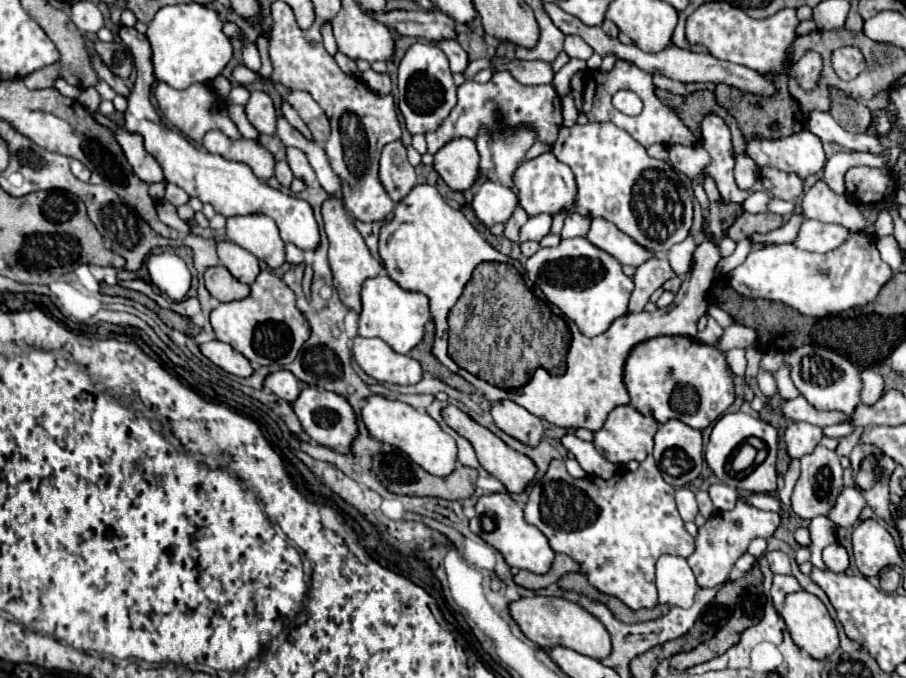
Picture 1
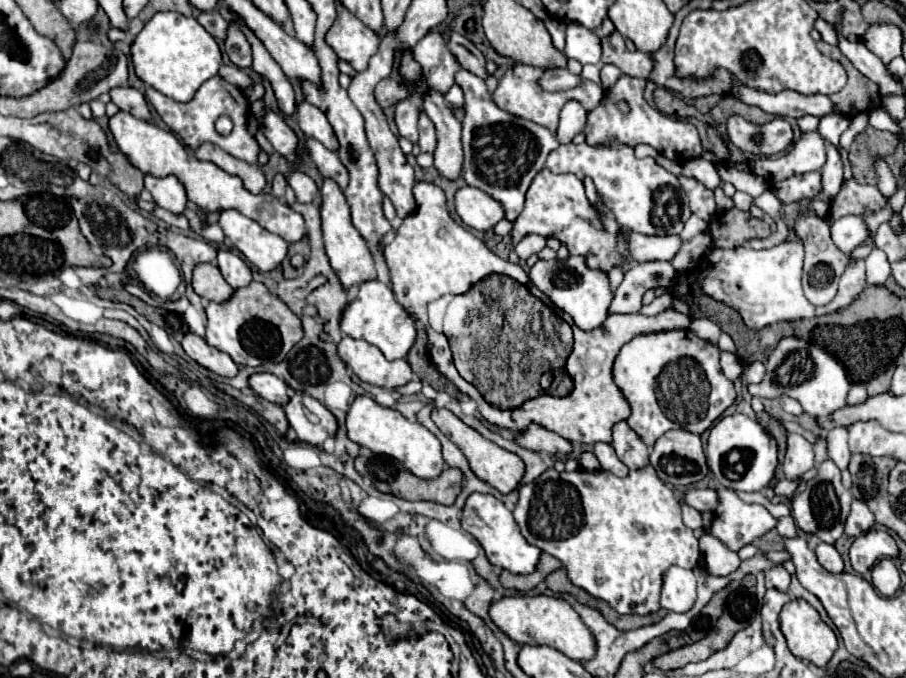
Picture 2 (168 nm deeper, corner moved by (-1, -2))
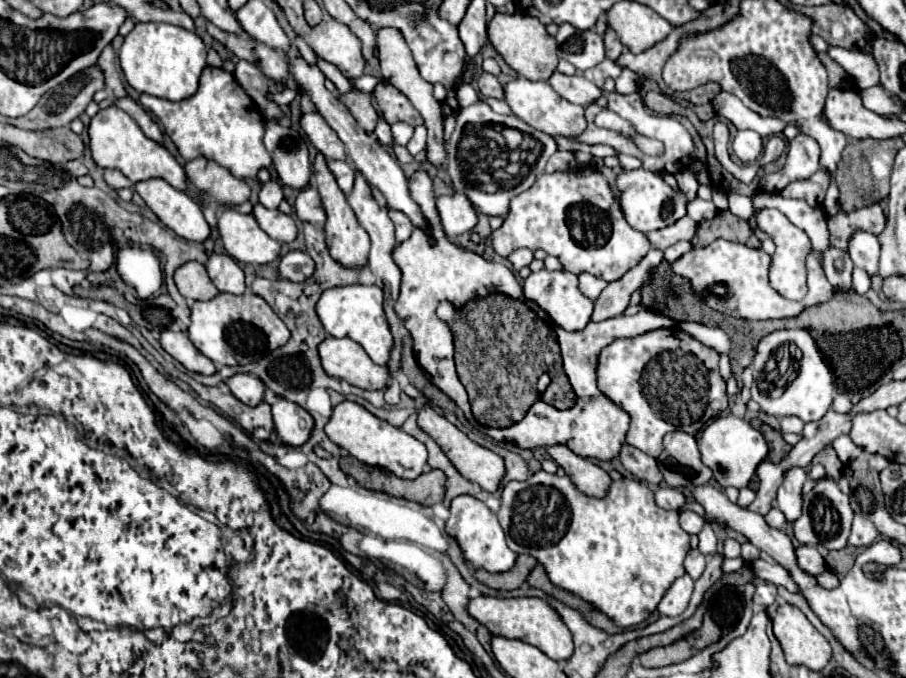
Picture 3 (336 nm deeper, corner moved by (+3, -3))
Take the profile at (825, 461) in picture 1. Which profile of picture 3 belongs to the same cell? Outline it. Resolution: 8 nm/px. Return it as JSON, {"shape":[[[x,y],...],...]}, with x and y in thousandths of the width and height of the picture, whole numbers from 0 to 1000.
{"shape":[[[908,706],[900,715],[895,727],[886,733],[886,760],[875,771],[875,783],[882,801],[886,804],[908,804],[911,810],[926,813],[935,804],[939,768],[942,768],[942,751],[937,745],[937,733],[926,724],[922,709]]]}

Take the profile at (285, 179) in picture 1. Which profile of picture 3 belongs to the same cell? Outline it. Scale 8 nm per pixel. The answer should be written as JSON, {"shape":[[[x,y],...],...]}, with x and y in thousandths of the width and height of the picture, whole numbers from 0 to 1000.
{"shape":[[[299,264],[295,270],[290,270],[288,276],[288,285],[286,285],[286,299],[295,308],[306,308],[308,299],[312,294],[312,282],[310,282],[310,273],[306,264]]]}

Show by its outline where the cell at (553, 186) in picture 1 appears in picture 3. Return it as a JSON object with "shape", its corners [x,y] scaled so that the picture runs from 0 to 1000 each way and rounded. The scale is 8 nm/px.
{"shape":[[[639,249],[615,252],[608,258],[599,255],[588,270],[588,276],[584,276],[582,282],[564,294],[562,314],[555,332],[542,344],[542,355],[544,355],[544,370],[553,379],[562,379],[568,367],[575,367],[575,364],[582,364],[586,370],[599,367],[604,376],[615,379],[626,400],[632,400],[637,406],[648,400],[657,409],[668,412],[670,417],[685,412],[694,397],[703,394],[703,388],[708,388],[708,382],[714,376],[719,364],[714,347],[708,341],[701,341],[692,329],[685,311],[683,294],[677,288],[674,270],[663,258],[661,249],[655,249],[648,258],[643,258]]]}

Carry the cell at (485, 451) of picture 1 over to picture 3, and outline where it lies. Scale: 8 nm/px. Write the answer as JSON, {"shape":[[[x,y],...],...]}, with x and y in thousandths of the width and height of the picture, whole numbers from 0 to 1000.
{"shape":[[[467,597],[467,600],[460,606],[460,627],[491,665],[491,671],[496,674],[496,680],[502,686],[502,692],[504,692],[513,706],[518,706],[518,709],[522,709],[522,712],[529,712],[531,721],[542,724],[542,727],[551,721],[551,712],[553,712],[553,706],[555,706],[555,701],[557,701],[557,683],[555,683],[555,677],[553,677],[549,668],[544,668],[544,665],[540,665],[540,662],[522,653],[513,639],[509,639],[509,636],[507,636],[500,624],[496,624],[489,612],[480,609],[474,597]]]}

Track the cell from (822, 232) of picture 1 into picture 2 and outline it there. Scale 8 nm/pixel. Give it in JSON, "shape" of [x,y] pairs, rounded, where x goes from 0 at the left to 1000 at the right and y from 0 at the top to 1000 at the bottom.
{"shape":[[[930,319],[922,327],[917,327],[917,351],[919,360],[930,372],[942,372],[948,360],[953,360],[957,348],[957,336],[953,330],[950,319]]]}

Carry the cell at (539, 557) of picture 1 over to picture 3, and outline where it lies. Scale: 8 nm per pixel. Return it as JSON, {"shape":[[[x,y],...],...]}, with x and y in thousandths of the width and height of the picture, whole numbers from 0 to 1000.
{"shape":[[[507,730],[504,736],[498,739],[496,748],[496,765],[491,771],[491,783],[496,792],[500,792],[518,833],[524,839],[535,839],[540,845],[557,845],[568,833],[571,819],[560,807],[557,801],[557,786],[546,763],[544,754],[538,751],[535,742],[520,730]]]}

